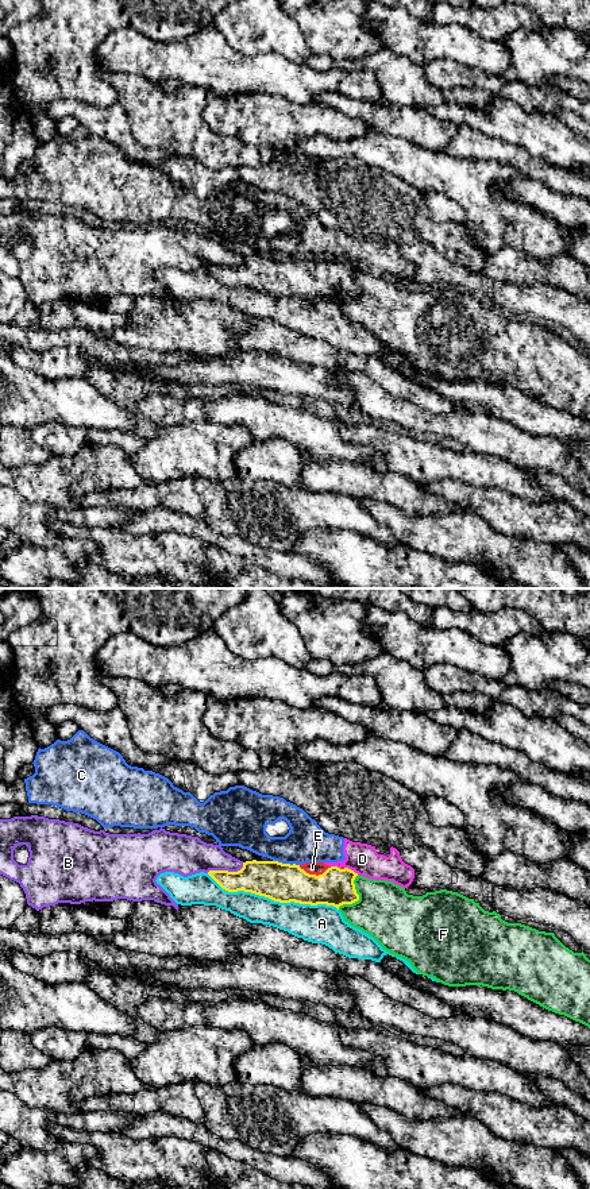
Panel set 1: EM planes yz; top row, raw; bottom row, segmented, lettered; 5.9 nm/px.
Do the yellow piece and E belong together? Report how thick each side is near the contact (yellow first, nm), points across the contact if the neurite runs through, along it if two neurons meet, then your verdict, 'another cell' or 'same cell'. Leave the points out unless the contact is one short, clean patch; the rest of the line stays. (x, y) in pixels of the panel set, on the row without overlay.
240/80 nm | across yz (284, 278), (307, 278), (315, 270), (312, 263) | same cell

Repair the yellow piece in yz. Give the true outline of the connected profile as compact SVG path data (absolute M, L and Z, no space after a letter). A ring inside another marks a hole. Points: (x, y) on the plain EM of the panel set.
M246 256L238 267L209 266L208 270L228 287L251 287L279 298L327 300L339 305L343 300L359 296L354 275L358 271L348 263L328 262L324 258L306 258L302 260L282 259L278 256Z

